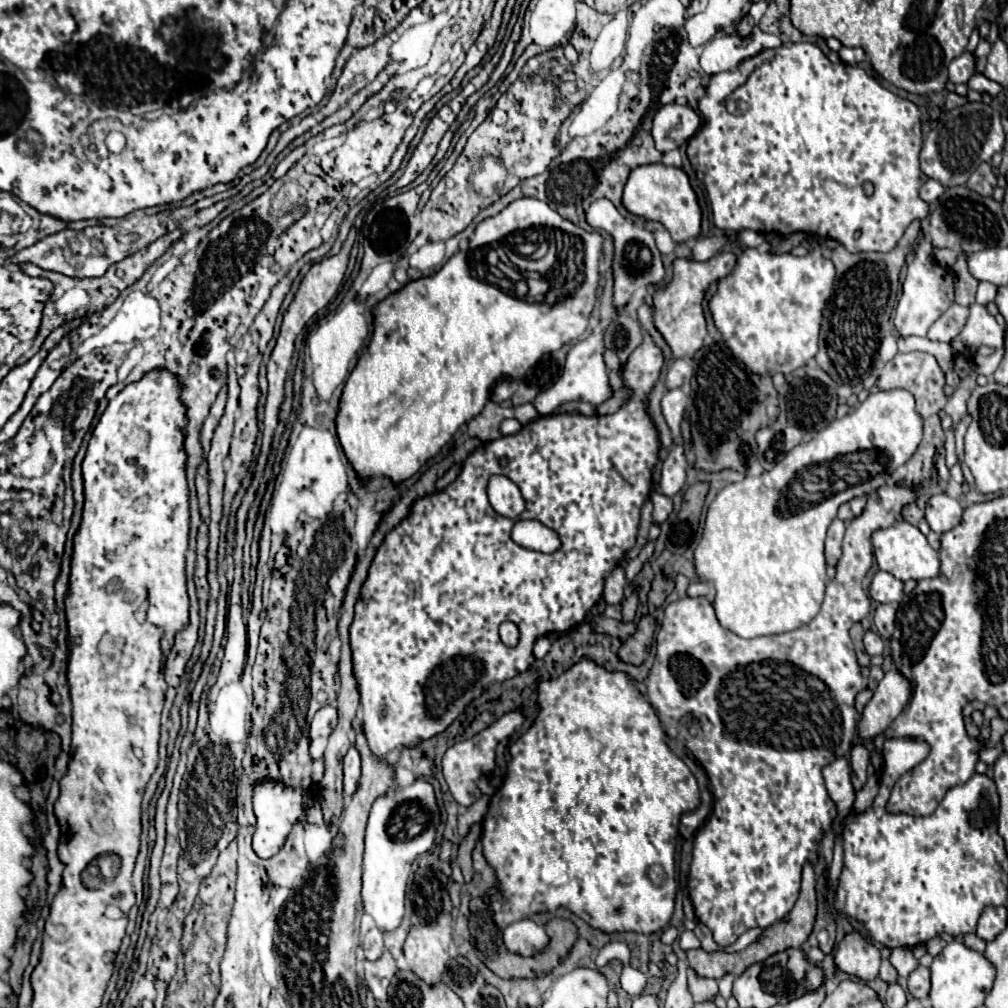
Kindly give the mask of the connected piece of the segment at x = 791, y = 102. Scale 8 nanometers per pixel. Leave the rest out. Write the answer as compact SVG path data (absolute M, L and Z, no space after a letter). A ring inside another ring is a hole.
M810 42L800 44L782 44L776 50L764 50L758 56L742 62L734 72L720 72L710 78L706 88L706 96L700 100L700 112L704 116L702 130L688 142L688 158L694 170L704 172L704 186L712 204L712 218L720 230L740 232L754 230L760 234L780 232L782 236L792 232L806 232L818 238L832 238L840 242L850 252L890 252L908 224L912 220L922 220L928 216L928 204L918 196L920 186L928 180L920 170L920 148L922 148L922 128L920 128L920 112L916 104L910 100L902 100L892 94L884 86L880 86L872 76L868 76L860 66L844 66L832 64L818 46ZM870 180L874 184L872 196L864 194L862 184Z

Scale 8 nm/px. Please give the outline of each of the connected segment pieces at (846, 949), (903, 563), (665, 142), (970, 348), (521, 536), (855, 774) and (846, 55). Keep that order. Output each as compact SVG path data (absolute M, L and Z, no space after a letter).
M854 932L854 934L848 934L838 950L836 950L836 966L850 974L850 976L856 976L860 980L874 980L878 976L878 968L880 968L880 952L878 948L868 942L862 934Z
M904 520L872 534L872 546L874 546L874 558L876 558L878 568L884 572L890 572L894 578L898 578L902 582L936 578L940 574L938 552L928 544L926 536L916 526L912 526Z
M666 104L654 116L652 136L656 142L656 150L670 152L688 142L700 126L698 114L690 106Z
M974 302L970 306L970 316L962 332L954 340L950 340L950 348L954 356L962 354L970 360L980 346L1002 348L1004 336L1006 336L1004 328L996 322L996 318L988 312L988 308L984 304Z
M518 520L512 528L512 540L522 548L546 554L557 550L542 550L542 544L560 544L558 534L536 520Z
M856 744L852 748L852 756L850 756L850 764L852 764L852 782L856 786L856 790L860 790L866 782L866 768L870 762L870 754L866 750L864 744Z
M842 46L838 56L840 56L840 62L844 62L844 64L860 64L866 54L862 48L844 48Z

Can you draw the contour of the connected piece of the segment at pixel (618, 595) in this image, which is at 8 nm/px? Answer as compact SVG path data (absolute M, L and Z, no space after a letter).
M622 562L608 578L604 584L604 600L608 604L618 604L624 598L624 588L626 588L626 578L624 578L624 566L626 562Z

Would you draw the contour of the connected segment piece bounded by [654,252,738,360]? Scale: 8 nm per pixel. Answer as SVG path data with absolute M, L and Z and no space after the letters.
M720 252L708 262L694 262L694 260L674 260L674 278L668 286L658 288L654 294L654 326L666 340L672 350L672 358L692 358L696 350L704 344L708 336L706 316L704 316L704 296L710 284L732 274L738 256L734 252Z

